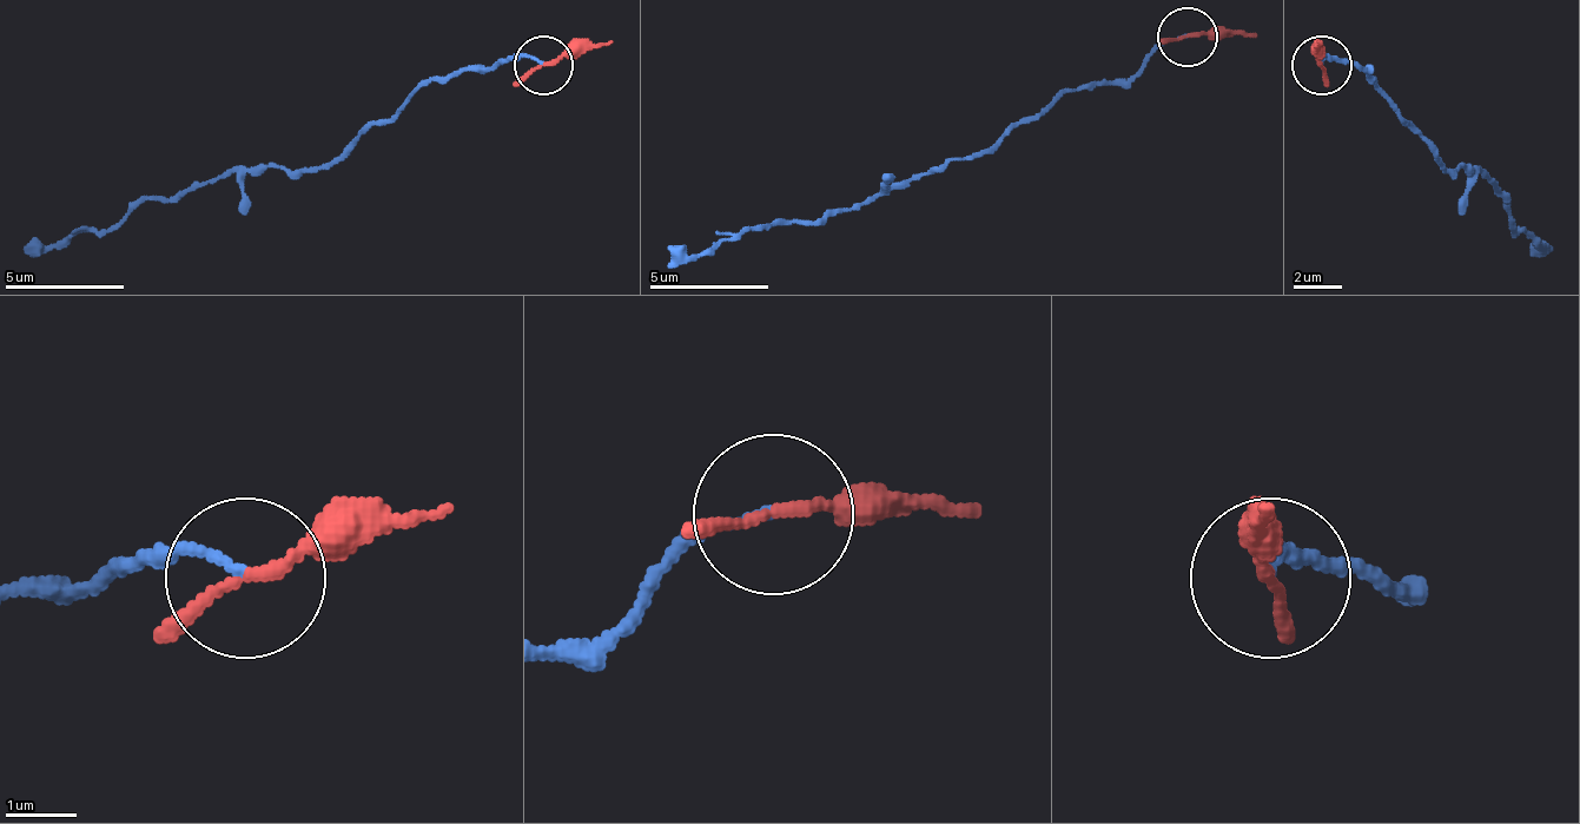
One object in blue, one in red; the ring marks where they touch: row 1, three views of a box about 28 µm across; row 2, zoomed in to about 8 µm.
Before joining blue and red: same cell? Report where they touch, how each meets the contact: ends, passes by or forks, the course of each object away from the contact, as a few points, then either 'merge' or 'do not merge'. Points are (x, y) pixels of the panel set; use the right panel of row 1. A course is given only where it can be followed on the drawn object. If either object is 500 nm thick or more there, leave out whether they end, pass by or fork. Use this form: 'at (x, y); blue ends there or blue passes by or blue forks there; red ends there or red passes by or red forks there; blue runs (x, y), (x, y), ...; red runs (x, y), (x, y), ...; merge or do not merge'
at (1321, 65); blue ends there; red passes by; blue runs (1323, 66), (1323, 54), (1364, 72), (1442, 167), (1478, 167), (1508, 198), (1514, 228), (1549, 251); red runs (1323, 66), (1323, 43); do not merge

